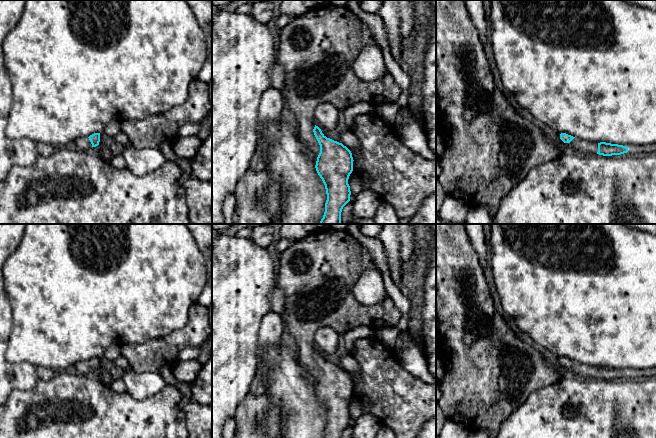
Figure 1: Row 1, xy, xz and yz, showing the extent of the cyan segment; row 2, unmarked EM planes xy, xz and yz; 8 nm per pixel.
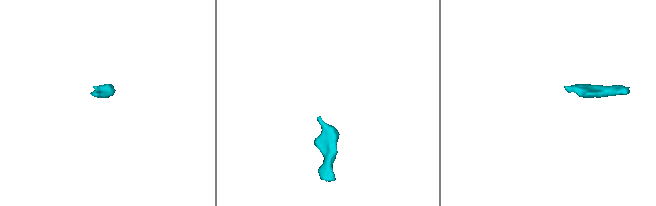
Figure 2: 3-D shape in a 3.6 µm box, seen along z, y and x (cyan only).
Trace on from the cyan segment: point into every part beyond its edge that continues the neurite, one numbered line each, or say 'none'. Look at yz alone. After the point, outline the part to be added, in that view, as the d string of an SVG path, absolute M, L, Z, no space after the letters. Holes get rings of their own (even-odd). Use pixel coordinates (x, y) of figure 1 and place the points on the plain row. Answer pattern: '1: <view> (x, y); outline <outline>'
1: yz (489, 372); outline M436 224L436 315L436 350L445 372L439 385L442 396L438 403L446 419L461 424L468 432L487 430L489 438L496 438L501 424L526 402L532 392L555 383L563 373L572 372L580 378L598 376L598 367L580 362L564 367L558 358L548 366L534 346L524 343L513 333L494 307L484 271L465 224Z

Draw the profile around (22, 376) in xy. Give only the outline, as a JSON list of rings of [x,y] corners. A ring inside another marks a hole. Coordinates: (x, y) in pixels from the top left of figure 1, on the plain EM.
[[[0,224],[0,406],[15,390],[31,390],[38,382],[36,367],[28,362],[12,363],[5,357],[9,337],[13,329],[13,312],[4,287],[3,266],[6,259],[15,251],[24,235],[26,224]]]

